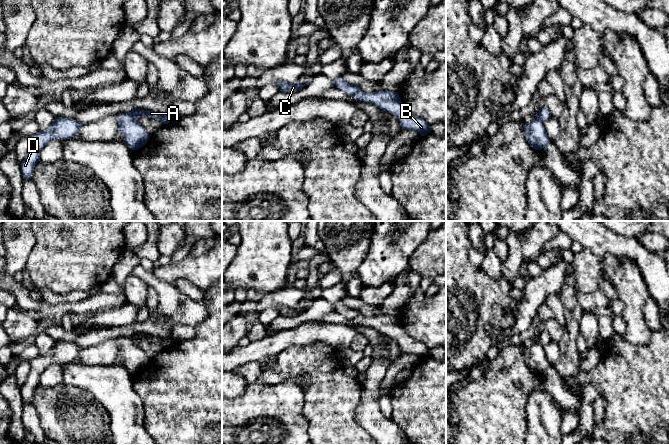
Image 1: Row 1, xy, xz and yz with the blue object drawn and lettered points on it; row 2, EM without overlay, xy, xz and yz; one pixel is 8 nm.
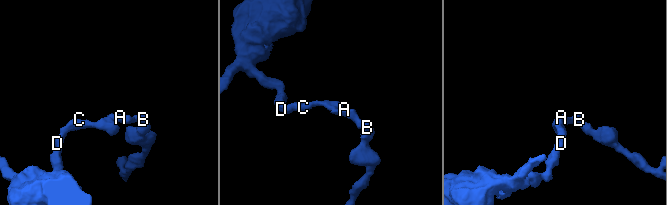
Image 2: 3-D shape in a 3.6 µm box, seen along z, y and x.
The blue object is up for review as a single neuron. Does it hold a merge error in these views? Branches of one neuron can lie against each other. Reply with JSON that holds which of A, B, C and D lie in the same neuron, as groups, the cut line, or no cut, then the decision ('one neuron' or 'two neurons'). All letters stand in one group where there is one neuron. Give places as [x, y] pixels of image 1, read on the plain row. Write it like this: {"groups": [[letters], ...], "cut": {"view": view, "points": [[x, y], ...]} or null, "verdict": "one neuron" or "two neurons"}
{"groups": [["A", "B"], ["C", "D"]], "cut": {"view": "xy", "points": [[129, 337], [137, 344]]}, "verdict": "two neurons"}

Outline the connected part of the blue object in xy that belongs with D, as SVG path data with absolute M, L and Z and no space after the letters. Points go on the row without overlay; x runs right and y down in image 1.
M55 341L45 355L32 359L26 382L20 388L23 403L31 403L34 391L40 384L40 376L48 366L72 362L78 358L83 349L72 342Z

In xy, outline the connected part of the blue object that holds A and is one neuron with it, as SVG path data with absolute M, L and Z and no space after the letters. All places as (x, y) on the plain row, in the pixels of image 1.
M134 332L130 338L138 344L142 340L150 341L150 342L156 342L160 344L163 348L170 347L170 338L171 336L154 336L151 334L145 334L145 335L138 335L136 332Z

